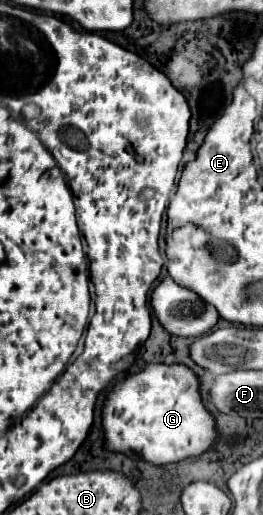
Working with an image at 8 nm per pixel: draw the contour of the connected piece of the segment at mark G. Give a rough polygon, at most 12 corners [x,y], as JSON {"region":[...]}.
{"region":[[152,362],[102,406],[104,448],[154,466],[218,442],[200,378]]}

